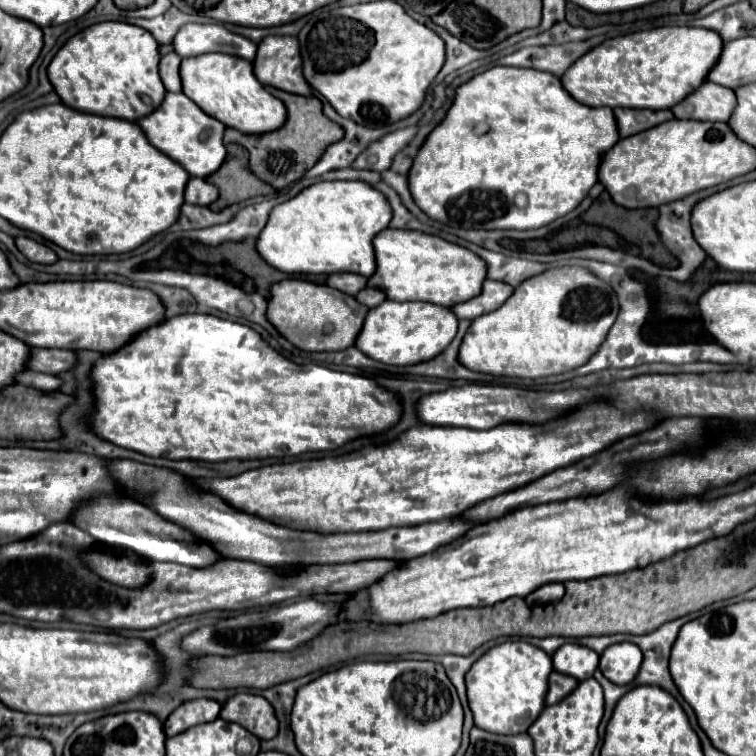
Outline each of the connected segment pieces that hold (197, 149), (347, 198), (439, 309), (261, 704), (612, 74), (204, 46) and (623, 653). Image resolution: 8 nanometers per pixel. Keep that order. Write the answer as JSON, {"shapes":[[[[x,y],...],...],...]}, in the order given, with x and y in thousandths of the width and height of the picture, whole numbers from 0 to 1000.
{"shapes":[[[[221,122],[213,140],[202,151],[194,151],[192,156],[181,159],[181,164],[208,198],[229,209],[234,217],[239,217],[253,233],[274,235],[298,212],[298,193],[295,193],[298,167],[290,159],[274,153],[242,122],[234,124]]],[[[419,241],[358,278],[351,304],[340,312],[340,333],[356,352],[377,362],[472,360],[480,365],[491,365],[496,360],[496,336],[491,317],[499,307],[515,299],[515,291],[517,275],[509,259],[504,259],[504,254],[491,249],[485,241]]],[[[509,397],[507,402],[485,413],[483,429],[470,450],[470,460],[499,479],[541,484],[541,481],[570,476],[578,468],[583,468],[594,458],[594,452],[602,447],[602,442],[604,442],[604,421],[589,405],[578,405],[567,399]]],[[[311,918],[295,931],[290,947],[300,955],[319,958],[345,979],[356,979],[366,974],[369,955],[364,939],[348,921]]],[[[880,34],[880,37],[864,37],[864,40],[848,40],[829,48],[800,53],[798,58],[787,61],[779,71],[771,71],[769,79],[761,82],[758,90],[753,90],[742,101],[745,116],[753,122],[755,130],[774,140],[853,140],[858,146],[880,146],[901,135],[901,130],[911,127],[922,114],[933,108],[935,95],[943,90],[954,71],[956,53],[943,42],[933,37],[911,37],[911,34]]],[[[245,32],[229,50],[231,69],[245,74],[263,74],[274,69],[298,69],[335,79],[340,58],[324,48],[303,42],[295,32]]],[[[821,849],[800,857],[792,884],[798,894],[813,905],[832,905],[848,881],[848,860],[835,849]]]]}

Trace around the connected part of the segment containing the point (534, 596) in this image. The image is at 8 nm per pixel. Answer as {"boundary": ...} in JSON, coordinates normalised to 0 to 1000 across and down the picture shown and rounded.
{"boundary":[[[731,770],[731,772],[713,775],[700,788],[694,788],[694,794],[697,794],[697,799],[726,799],[726,796],[742,794],[745,786],[747,786],[745,772],[742,770]]]}

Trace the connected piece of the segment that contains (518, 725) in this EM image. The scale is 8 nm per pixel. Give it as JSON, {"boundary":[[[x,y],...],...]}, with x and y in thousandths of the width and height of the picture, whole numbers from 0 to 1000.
{"boundary":[[[681,847],[652,854],[618,892],[618,923],[628,960],[655,971],[689,971],[710,952],[721,937],[724,899],[731,889],[731,873],[716,857]]]}

